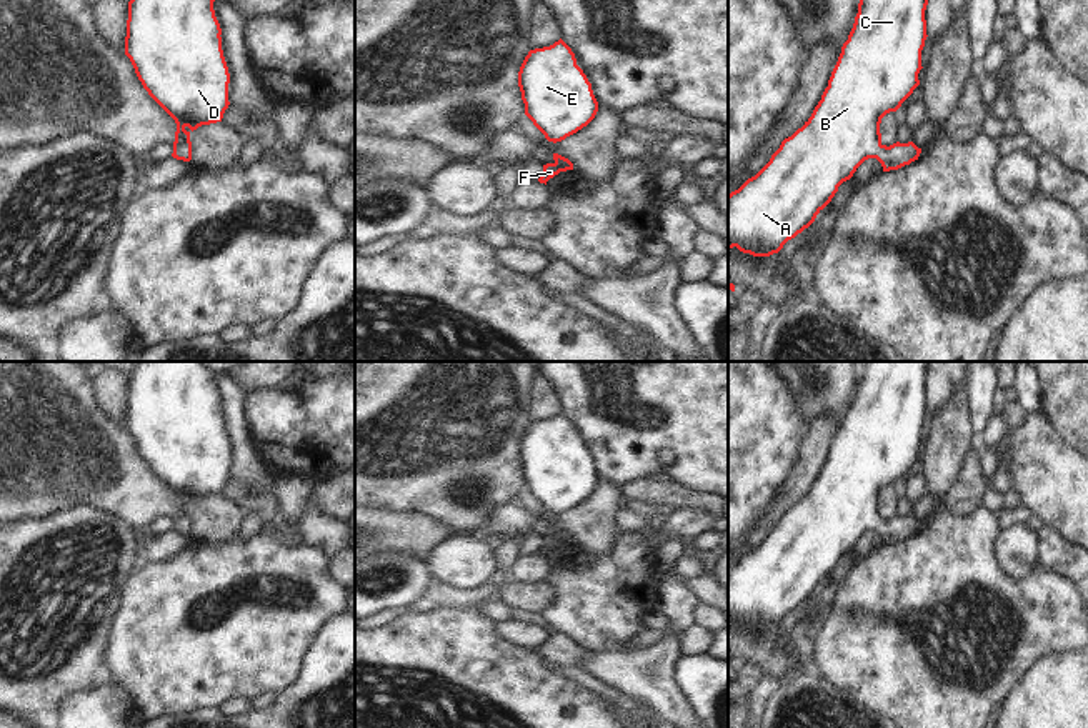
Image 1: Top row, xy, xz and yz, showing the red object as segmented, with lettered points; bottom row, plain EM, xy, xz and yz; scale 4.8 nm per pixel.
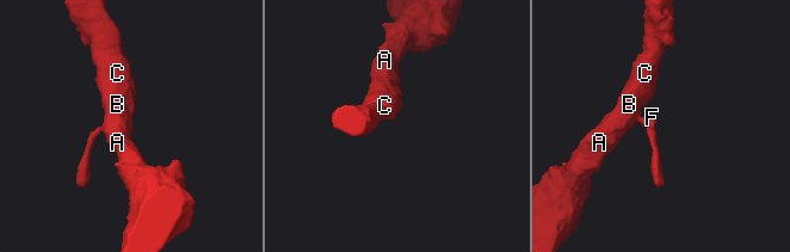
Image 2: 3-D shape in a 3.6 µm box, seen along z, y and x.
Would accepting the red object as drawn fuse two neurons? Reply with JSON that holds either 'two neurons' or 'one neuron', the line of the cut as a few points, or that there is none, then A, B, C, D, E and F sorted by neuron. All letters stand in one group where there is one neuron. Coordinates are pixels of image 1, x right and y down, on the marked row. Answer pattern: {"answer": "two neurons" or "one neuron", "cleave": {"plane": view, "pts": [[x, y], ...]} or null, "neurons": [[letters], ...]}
{"answer": "one neuron", "cleave": null, "neurons": [["A", "B", "C", "D", "E", "F"]]}

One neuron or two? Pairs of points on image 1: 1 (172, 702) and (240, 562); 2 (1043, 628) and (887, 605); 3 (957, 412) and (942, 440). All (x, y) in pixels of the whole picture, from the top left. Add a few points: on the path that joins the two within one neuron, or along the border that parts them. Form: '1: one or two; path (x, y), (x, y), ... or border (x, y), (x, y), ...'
1: one; path (172, 663), (182, 642), (184, 610), (202, 593)
2: one; path (1005, 597), (972, 578), (938, 603), (925, 605)
3: one; path (953, 418), (948, 433)

